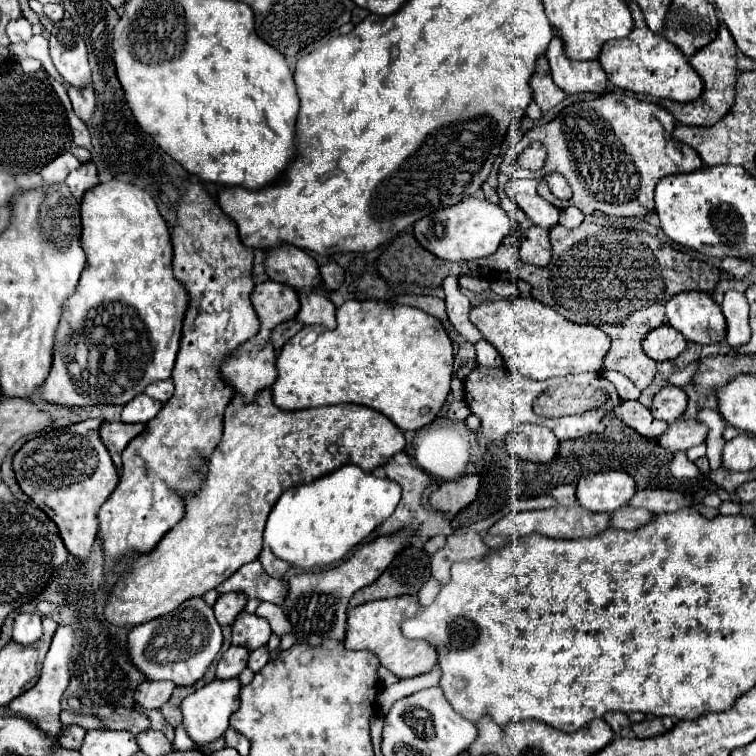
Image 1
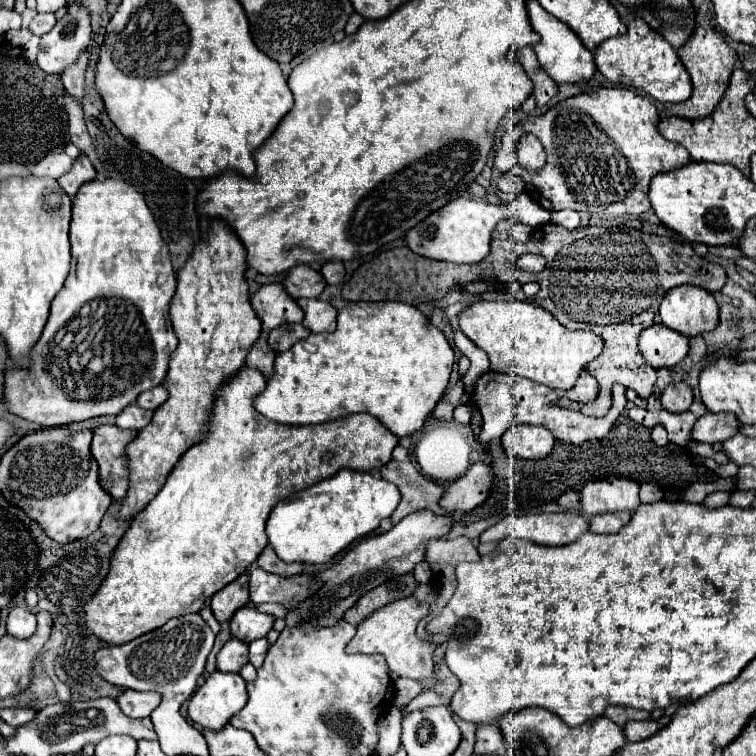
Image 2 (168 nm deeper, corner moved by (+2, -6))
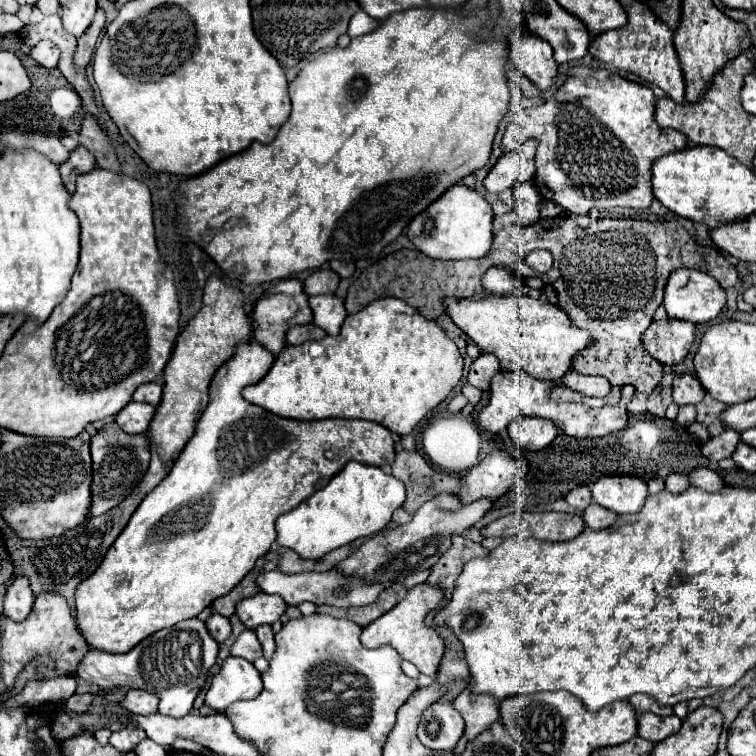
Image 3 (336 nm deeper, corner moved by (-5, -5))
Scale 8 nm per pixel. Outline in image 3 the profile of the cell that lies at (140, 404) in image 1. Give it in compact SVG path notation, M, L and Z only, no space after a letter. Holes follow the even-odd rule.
M130 402L126 404L118 416L116 416L116 424L128 432L128 434L144 434L148 430L148 424L154 416L154 410L150 404L136 404L136 402Z

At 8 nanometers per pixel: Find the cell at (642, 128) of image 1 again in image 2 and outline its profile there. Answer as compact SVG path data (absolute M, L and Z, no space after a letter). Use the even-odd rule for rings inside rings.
M597 87L593 93L573 95L565 101L559 101L543 115L527 117L521 123L511 125L505 131L501 147L495 153L495 167L501 173L511 169L517 171L527 183L529 187L527 191L531 191L529 195L533 195L533 199L549 211L573 209L573 211L599 213L601 207L607 215L625 215L625 213L641 215L651 209L647 191L653 175L689 163L689 153L685 151L683 145L667 141L665 137L659 135L657 121L659 121L657 107L649 101L647 95L639 95L631 89L619 89L619 87ZM523 133L537 135L545 147L547 161L541 167L541 171L525 171L517 161L517 141Z

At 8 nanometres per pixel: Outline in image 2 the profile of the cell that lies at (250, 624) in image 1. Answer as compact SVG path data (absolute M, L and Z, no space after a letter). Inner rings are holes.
M253 605L241 607L231 617L231 635L245 643L251 643L253 639L265 637L273 627L273 621L275 621L273 615L259 613Z

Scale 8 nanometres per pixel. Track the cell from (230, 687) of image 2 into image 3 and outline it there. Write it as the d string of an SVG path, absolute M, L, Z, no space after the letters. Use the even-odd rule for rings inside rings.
M228 656L218 674L214 674L204 704L224 714L236 700L250 700L262 692L258 670L244 658Z

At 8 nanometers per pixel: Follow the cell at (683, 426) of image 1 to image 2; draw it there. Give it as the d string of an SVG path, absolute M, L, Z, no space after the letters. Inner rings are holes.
M707 411L701 415L693 427L693 441L705 441L705 443L717 443L725 441L739 433L741 423L733 413L711 413Z

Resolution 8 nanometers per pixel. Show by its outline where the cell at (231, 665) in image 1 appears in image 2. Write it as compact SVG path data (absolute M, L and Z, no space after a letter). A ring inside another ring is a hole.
M231 637L217 653L217 669L225 673L237 673L247 663L247 643Z

